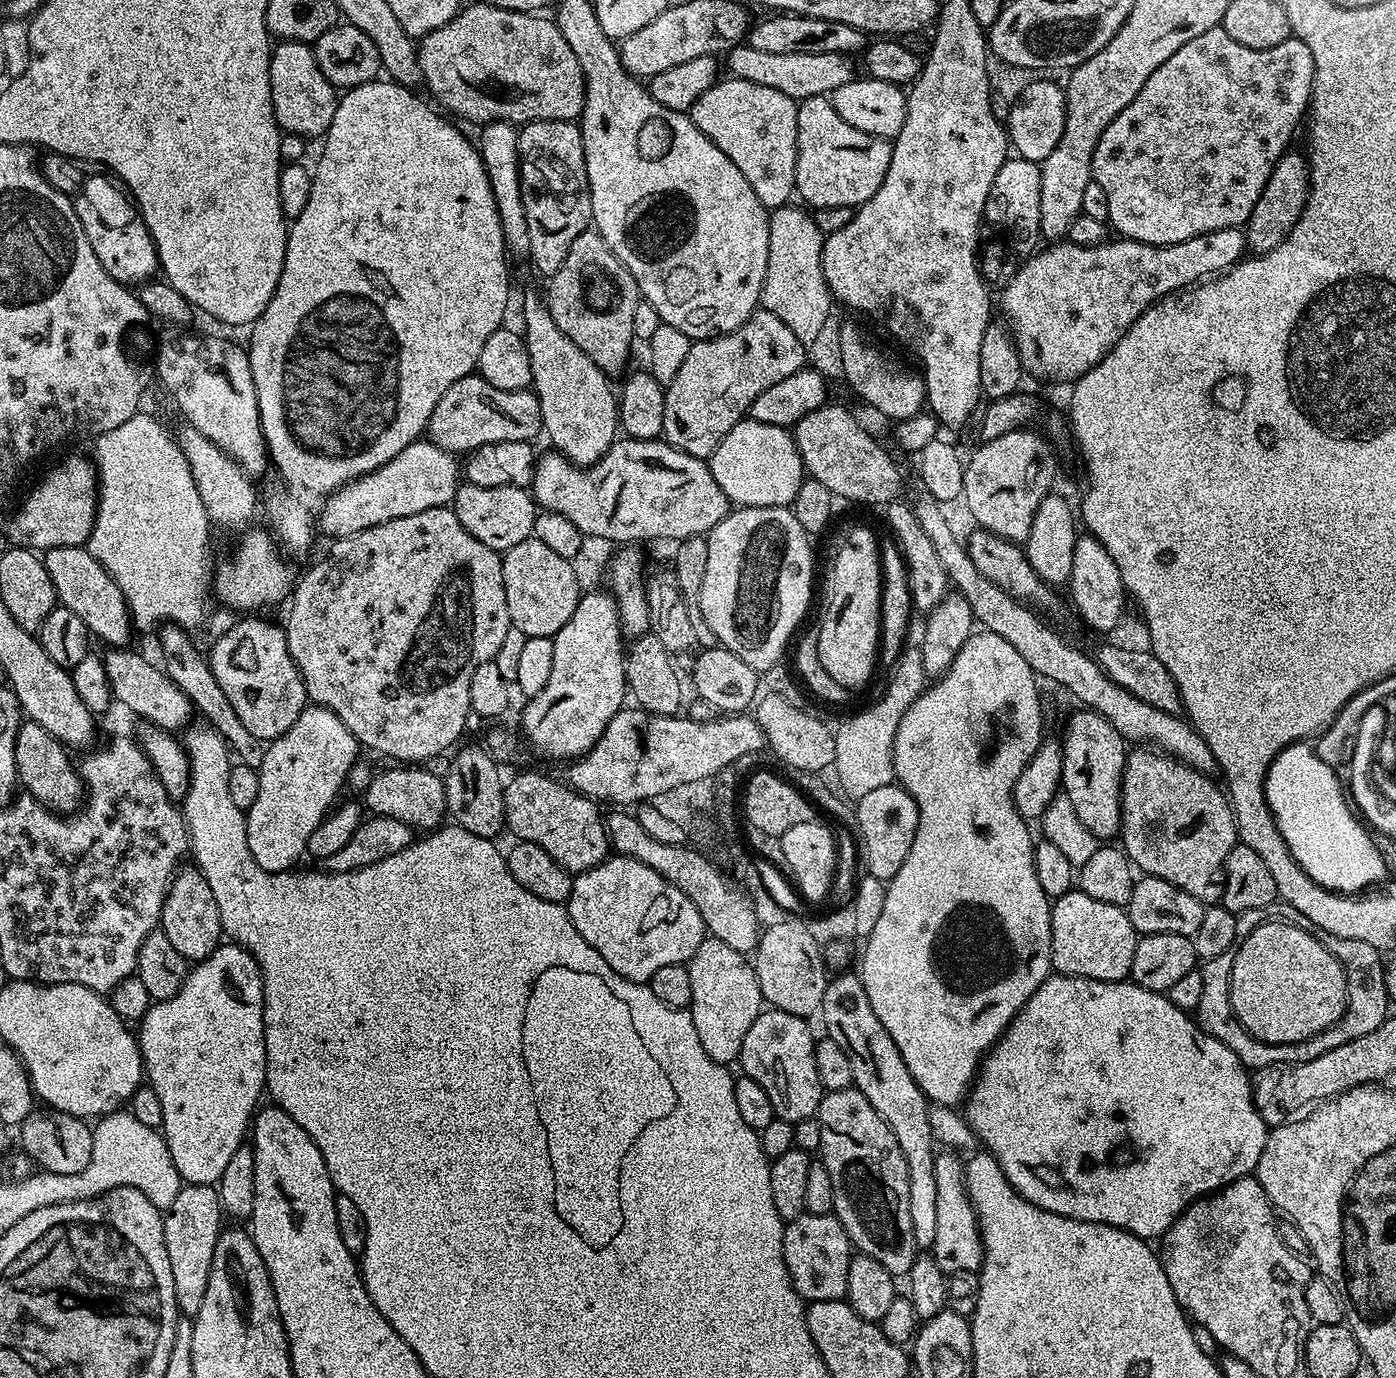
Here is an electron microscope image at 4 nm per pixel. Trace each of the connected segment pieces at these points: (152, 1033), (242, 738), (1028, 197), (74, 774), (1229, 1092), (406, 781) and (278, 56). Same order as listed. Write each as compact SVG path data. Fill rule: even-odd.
M235 947L226 948L216 948L214 954L199 961L189 971L182 990L174 998L153 1003L138 1024L146 1080L162 1102L162 1135L181 1181L189 1184L215 1185L222 1178L234 1150L245 1143L260 1095L266 1092L264 977L255 957Z
M171 622L165 623L159 629L160 656L164 659L162 661L164 672L180 687L182 694L186 694L192 699L193 707L199 712L199 715L201 712L208 719L205 721L228 741L235 759L239 763L259 770L264 757L265 741L256 740L254 734L250 734L250 730L246 730L246 726L242 726L242 718L238 718L238 714L234 714L234 706L230 706L230 698L226 698L222 686L218 686L218 682L214 678L209 657L205 653L203 656L196 649L196 644L192 641L192 636L188 631L187 627Z
M1009 158L998 170L994 186L986 198L984 220L1001 228L1012 239L1010 248L1020 258L1027 258L1041 247L1040 235L1040 166L1035 160ZM1016 251L1016 252L1015 252Z
M31 722L21 723L14 744L14 762L19 783L24 784L29 795L41 800L46 807L57 814L71 814L83 805L86 799L86 785L68 757L69 749L60 743L46 726Z
M1059 974L1049 975L1048 979L1042 982L1042 986L1038 986L1038 990L1034 990L1034 994L1024 1003L1022 1010L1013 1018L1010 1026L1000 1035L994 1047L988 1049L981 1063L980 1071L966 1097L967 1104L968 1112L966 1111L966 1119L969 1126L976 1132L977 1141L987 1151L991 1152L993 1158L1002 1166L1002 1170L1006 1174L1008 1181L1030 1203L1042 1210L1050 1210L1054 1214L1065 1216L1066 1218L1085 1220L1086 1222L1094 1222L1095 1224L1109 1224L1115 1228L1123 1228L1124 1231L1132 1232L1135 1236L1141 1238L1153 1238L1152 1236L1156 1236L1156 1238L1163 1237L1169 1226L1188 1209L1189 1204L1193 1200L1198 1200L1201 1196L1206 1196L1216 1192L1220 1188L1225 1188L1227 1184L1235 1180L1240 1180L1243 1176L1253 1175L1258 1166L1258 1158L1262 1158L1262 1150L1266 1146L1266 1138L1270 1131L1268 1125L1264 1123L1264 1119L1258 1114L1256 1103L1252 1100L1250 1072L1249 1069L1244 1067L1244 1063L1238 1058L1238 1054L1234 1054L1234 1050L1230 1050L1230 1046L1226 1046L1222 1042L1215 1040L1214 1037L1206 1035L1191 1015L1185 1014L1178 1006L1174 1006L1168 1001L1167 995L1151 992L1131 982L1121 982L1119 980L1087 980L1081 976L1062 976Z
M392 766L385 772L377 771L363 789L363 803L367 811L374 816L392 816L404 822L413 830L435 830L445 823L448 803L443 779L439 775L427 772L424 766Z
M280 40L273 47L270 58L270 90L276 122L284 132L296 132L305 138L313 138L312 136L320 138L328 131L330 122L334 118L338 92L328 81L326 74L322 74L312 44L303 44L301 40Z

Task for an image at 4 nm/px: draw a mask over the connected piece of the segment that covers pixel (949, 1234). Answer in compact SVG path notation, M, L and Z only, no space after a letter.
M944 1150L940 1156L935 1157L934 1182L938 1186L938 1223L936 1223L934 1242L930 1254L938 1262L938 1266L945 1274L958 1271L972 1271L979 1273L981 1264L984 1263L984 1240L980 1237L980 1224L976 1221L976 1211L968 1197L964 1185L964 1166L961 1157L951 1150Z

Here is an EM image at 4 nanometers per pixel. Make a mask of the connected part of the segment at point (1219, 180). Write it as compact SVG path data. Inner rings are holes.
M1222 26L1206 30L1206 34L1198 34L1198 38L1190 38L1186 46L1182 46L1150 78L1146 78L1146 86L1138 90L1138 94L1106 126L1102 138L1098 138L1098 146L1094 150L1092 159L1092 178L1106 190L1106 202L1110 206L1107 223L1113 229L1116 228L1125 240L1137 240L1143 244L1177 244L1186 242L1186 238L1194 238L1202 234L1210 234L1210 230L1226 230L1247 225L1252 216L1254 206L1262 194L1262 190L1273 179L1276 163L1280 155L1288 148L1296 127L1305 119L1310 108L1312 98L1312 81L1316 79L1316 67L1314 66L1314 54L1310 54L1310 46L1306 42L1295 38L1289 38L1270 50L1250 50L1250 46L1242 46L1242 42L1234 42L1230 34Z

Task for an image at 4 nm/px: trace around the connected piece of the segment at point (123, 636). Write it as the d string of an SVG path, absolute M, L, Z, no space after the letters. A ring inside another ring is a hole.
M54 546L43 553L42 559L50 574L50 580L54 582L59 603L63 607L74 610L74 614L78 614L78 618L82 618L82 622L95 639L97 636L98 639L105 640L105 645L108 646L124 646L129 643L127 640L131 638L132 632L134 633L134 625L126 598L122 594L118 582L114 582L111 574L100 565L98 558L94 558L94 554L89 552L87 547Z

